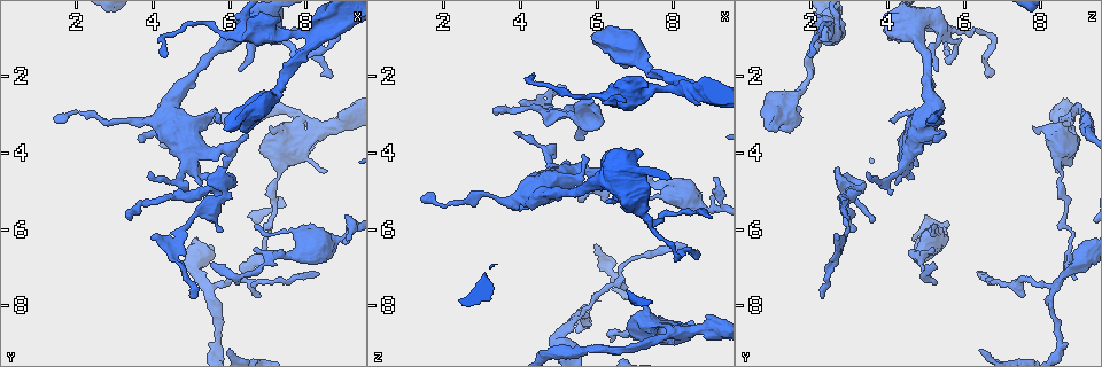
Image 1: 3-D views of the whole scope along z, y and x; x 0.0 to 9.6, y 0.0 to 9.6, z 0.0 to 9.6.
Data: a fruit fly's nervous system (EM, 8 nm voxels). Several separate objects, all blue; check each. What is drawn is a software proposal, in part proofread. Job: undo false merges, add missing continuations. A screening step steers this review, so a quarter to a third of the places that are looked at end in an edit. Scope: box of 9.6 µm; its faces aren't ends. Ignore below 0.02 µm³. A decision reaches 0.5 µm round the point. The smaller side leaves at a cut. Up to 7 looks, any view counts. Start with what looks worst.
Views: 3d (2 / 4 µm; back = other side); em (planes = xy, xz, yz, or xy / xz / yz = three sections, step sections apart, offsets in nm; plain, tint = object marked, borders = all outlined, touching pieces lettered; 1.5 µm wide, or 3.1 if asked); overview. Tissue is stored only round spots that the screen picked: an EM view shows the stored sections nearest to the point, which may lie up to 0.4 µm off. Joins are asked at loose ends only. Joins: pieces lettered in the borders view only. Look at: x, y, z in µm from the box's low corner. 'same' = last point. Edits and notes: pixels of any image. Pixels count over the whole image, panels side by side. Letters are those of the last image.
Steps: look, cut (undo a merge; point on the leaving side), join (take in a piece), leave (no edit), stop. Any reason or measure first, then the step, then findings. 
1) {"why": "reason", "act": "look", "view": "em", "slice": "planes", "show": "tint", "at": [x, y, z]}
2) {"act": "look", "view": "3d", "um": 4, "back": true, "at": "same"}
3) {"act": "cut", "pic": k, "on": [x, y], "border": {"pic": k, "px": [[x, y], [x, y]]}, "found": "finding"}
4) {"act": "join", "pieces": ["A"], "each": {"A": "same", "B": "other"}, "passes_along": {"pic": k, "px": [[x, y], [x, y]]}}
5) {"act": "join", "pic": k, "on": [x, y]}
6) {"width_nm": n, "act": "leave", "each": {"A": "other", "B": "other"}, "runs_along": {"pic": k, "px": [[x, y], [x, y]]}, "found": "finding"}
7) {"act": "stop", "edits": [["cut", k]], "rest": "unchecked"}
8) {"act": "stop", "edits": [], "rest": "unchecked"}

{"why": "three arms meet", "act": "look", "view": "em", "slice": "yz", "step": 4, "show": "tint", "at": [6.40, 0.65, 2.70]}

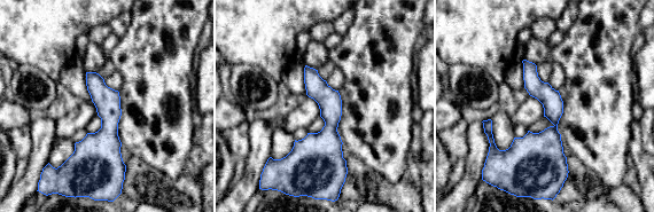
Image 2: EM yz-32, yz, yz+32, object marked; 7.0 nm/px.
{"act": "look", "view": "em", "slice": "planes", "show": "borders", "at": "same"}

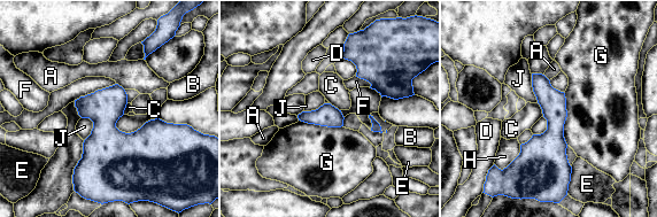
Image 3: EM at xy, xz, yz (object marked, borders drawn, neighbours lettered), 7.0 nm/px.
{"width_nm": 150, "act": "leave", "each": {"A": "other", "B": "other", "C": "other", "D": "other", "E": "other", "F": "other", "G": "other", "H": "other", "J": "other"}, "border": {"pic": 3, "px": [[564, 93], [564, 140], [567, 145]]}, "found": "all the same neuron"}

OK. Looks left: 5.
{"act": "look", "view": "em", "slice": "xz", "step": 8, "show": "tint", "at": [5.05, 7.85, 2.25]}

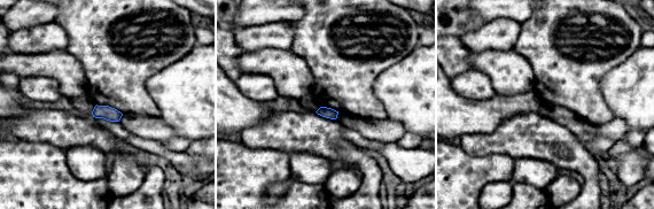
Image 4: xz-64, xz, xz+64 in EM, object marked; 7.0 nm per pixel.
{"why": "cut it another way", "act": "look", "view": "em", "slice": "planes", "show": "borders", "at": "same"}

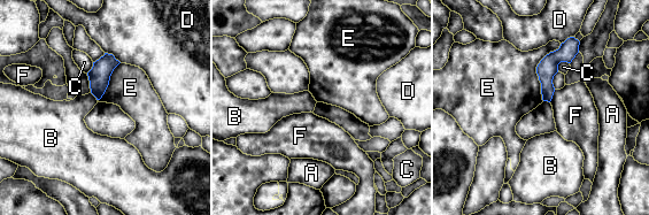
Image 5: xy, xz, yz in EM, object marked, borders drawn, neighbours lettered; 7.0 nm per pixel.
{"act": "leave", "each": {"A": "other", "B": "other", "C": "other", "D": "other", "E": "other", "F": "other"}, "runs_along": {"pic": 5, "px": [[576, 47], [547, 69], [546, 98]]}, "found": "no lettered piece goes on from it"}

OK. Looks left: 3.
{"act": "look", "view": "em", "slice": "yz", "step": 8, "show": "tint", "at": [9.00, 0.65, 5.70]}

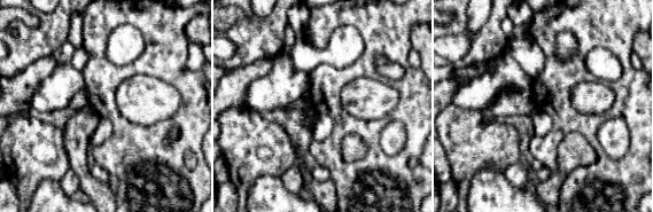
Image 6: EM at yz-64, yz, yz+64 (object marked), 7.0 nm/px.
{"why": "cut it another way", "act": "look", "view": "em", "slice": "planes", "show": "borders", "at": "same"}

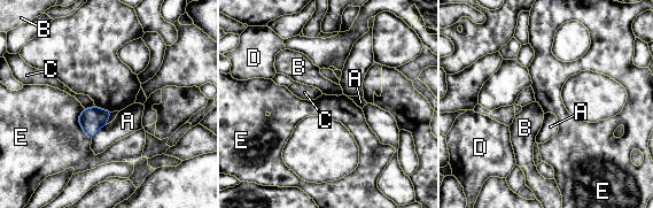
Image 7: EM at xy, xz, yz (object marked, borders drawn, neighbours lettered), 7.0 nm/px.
{"width_nm": 170, "longest_contact_nm": ["E", 220], "act": "leave", "each": {"A": "other", "B": "other", "C": "other", "D": "other", "E": "other"}, "found": "none of them fits"}

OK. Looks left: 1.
{"act": "stop", "edits": [], "rest": "unchecked"}

